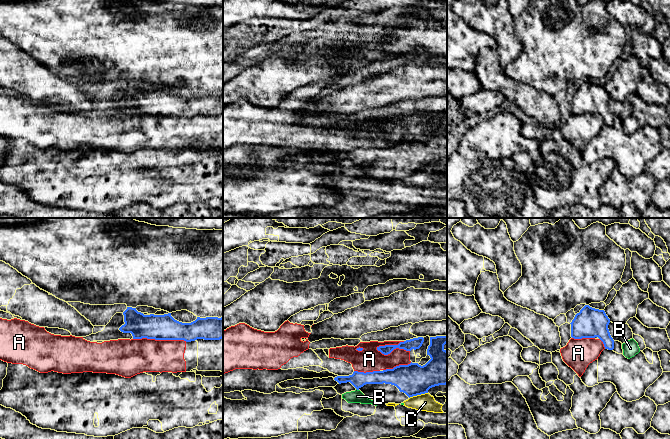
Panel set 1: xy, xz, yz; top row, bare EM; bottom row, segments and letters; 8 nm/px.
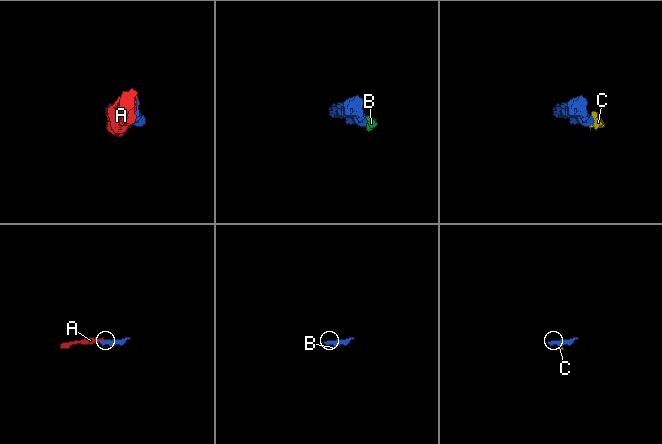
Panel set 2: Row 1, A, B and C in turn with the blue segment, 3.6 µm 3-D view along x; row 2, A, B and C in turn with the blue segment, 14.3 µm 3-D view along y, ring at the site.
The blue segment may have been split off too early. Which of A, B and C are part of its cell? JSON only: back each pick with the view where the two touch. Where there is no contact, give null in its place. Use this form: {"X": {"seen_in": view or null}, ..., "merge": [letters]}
{"merge": []}

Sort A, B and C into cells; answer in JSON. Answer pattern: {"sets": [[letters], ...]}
{"sets": [["A"], ["B", "C"]]}

